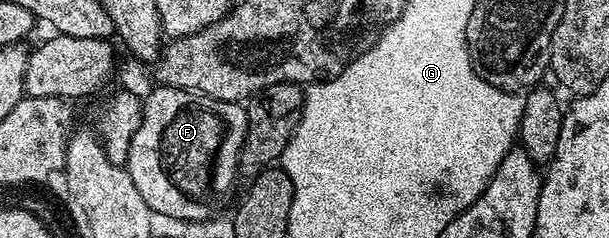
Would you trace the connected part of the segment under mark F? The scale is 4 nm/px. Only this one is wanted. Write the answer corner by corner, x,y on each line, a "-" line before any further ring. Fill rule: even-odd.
157,85
143,99
142,124
130,140
126,169
134,188
142,192
142,200
153,215
181,218
184,222
200,222
216,210
216,205
232,190
240,169
240,149
248,135
248,111
239,102
214,100
195,90
180,90
176,86

